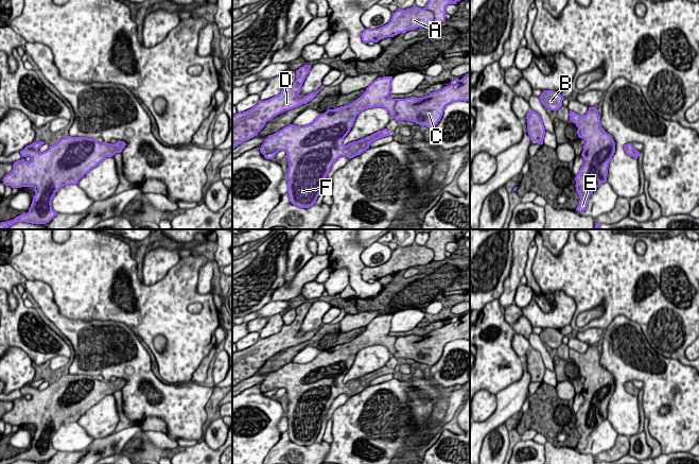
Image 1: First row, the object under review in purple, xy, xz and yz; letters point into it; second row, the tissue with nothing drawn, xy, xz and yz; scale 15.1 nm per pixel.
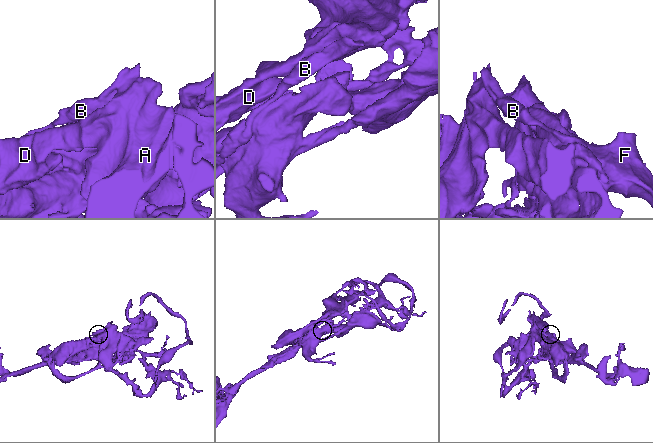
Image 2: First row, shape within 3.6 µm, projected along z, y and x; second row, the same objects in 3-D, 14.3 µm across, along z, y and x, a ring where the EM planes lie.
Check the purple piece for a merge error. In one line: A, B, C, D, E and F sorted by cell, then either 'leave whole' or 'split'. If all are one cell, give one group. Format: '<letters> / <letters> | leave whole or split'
A B C D E F | leave whole

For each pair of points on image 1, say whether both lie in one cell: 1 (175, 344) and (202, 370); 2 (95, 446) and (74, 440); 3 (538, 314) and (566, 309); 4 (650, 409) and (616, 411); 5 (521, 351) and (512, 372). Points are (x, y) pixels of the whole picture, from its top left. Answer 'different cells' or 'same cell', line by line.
1: different cells
2: different cells
3: same cell
4: same cell
5: different cells

